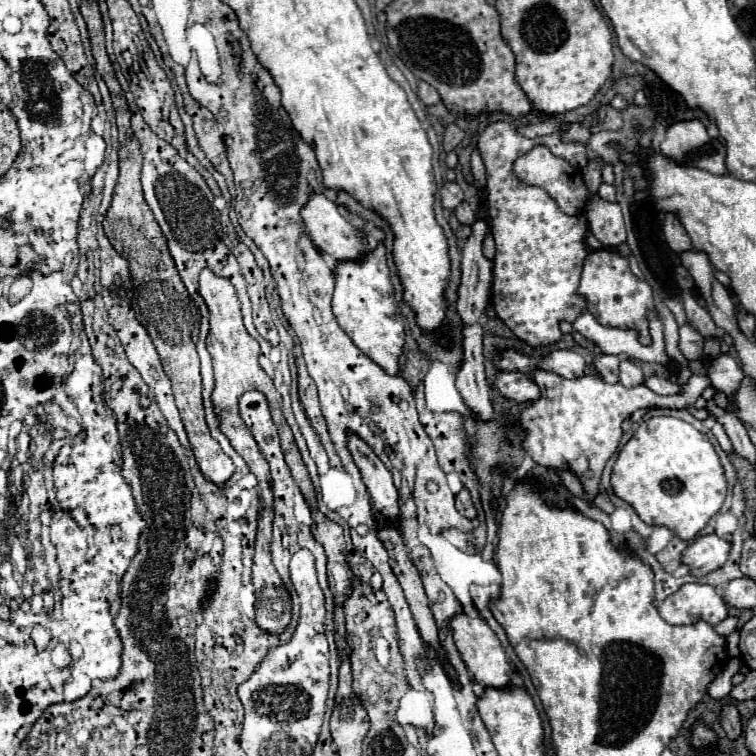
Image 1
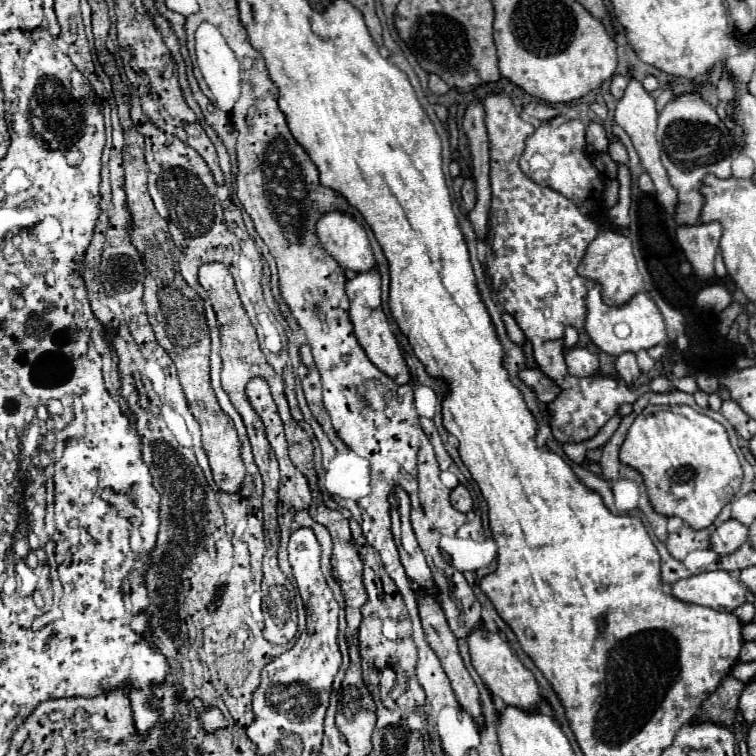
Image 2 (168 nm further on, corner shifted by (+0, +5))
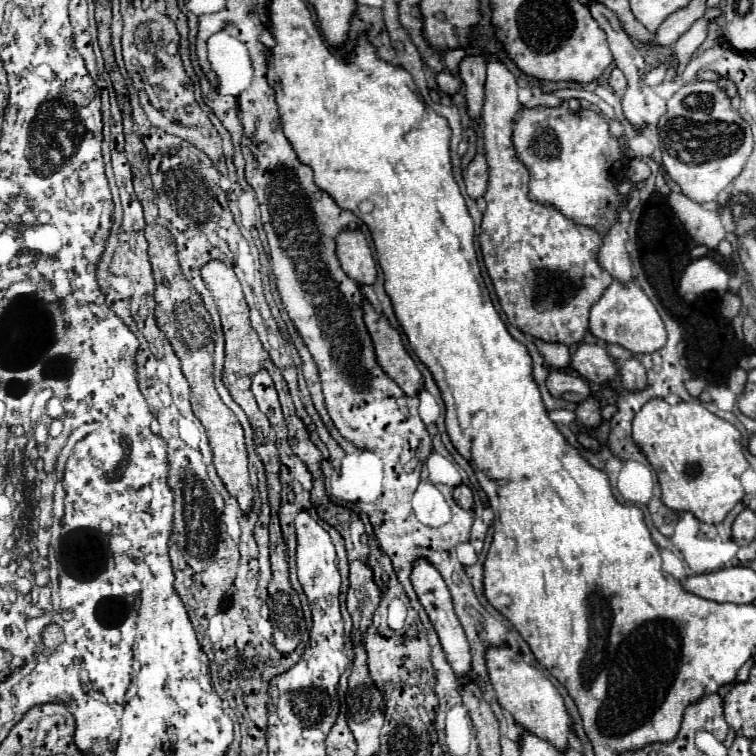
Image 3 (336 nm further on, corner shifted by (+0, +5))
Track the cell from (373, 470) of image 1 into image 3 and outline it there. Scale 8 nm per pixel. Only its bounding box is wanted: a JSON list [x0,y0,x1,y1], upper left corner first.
[410,558,470,684]

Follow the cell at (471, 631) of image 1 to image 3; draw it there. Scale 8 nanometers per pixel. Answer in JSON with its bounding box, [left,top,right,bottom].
[486,646,570,750]

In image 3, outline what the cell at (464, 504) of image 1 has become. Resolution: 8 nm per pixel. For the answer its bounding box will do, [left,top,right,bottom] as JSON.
[454,484,474,510]

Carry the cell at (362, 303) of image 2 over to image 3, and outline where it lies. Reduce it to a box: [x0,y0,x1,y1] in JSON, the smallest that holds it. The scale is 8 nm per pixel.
[362,300,424,396]

